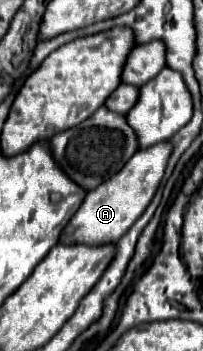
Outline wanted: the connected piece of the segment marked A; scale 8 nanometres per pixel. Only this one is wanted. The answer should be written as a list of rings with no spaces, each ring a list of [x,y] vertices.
[[[158,143],[156,147],[148,147],[144,151],[136,151],[134,157],[118,171],[118,175],[110,177],[106,183],[98,185],[94,191],[88,191],[82,205],[74,213],[68,227],[64,227],[60,241],[62,245],[110,245],[116,243],[142,215],[142,211],[152,201],[158,183],[164,177],[164,169],[170,157],[172,145]]]

